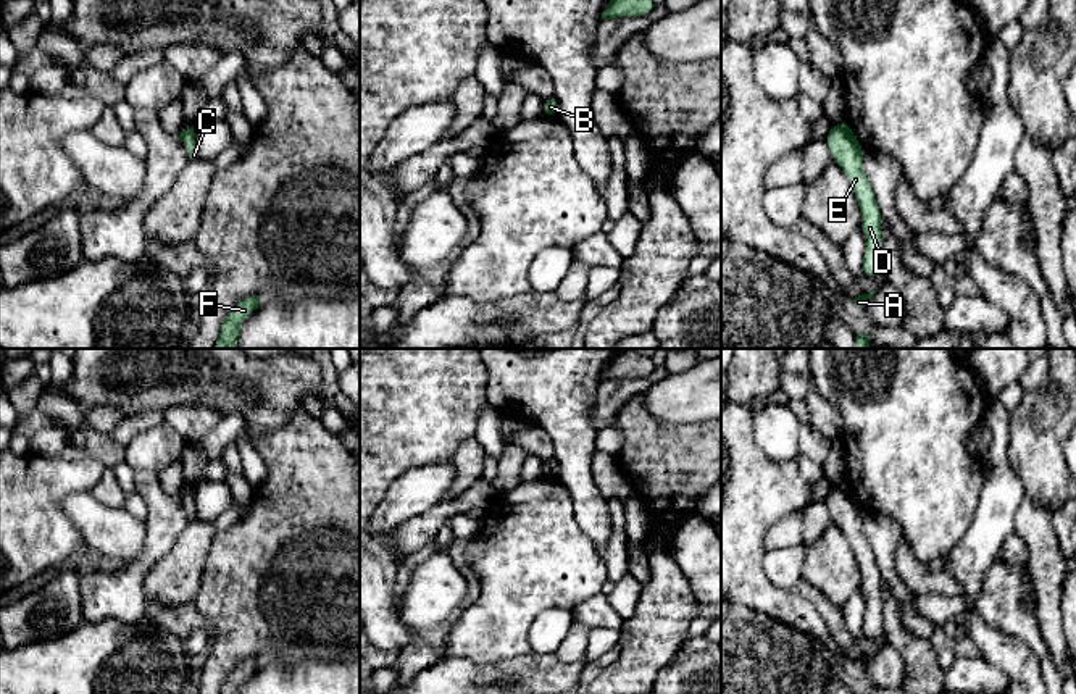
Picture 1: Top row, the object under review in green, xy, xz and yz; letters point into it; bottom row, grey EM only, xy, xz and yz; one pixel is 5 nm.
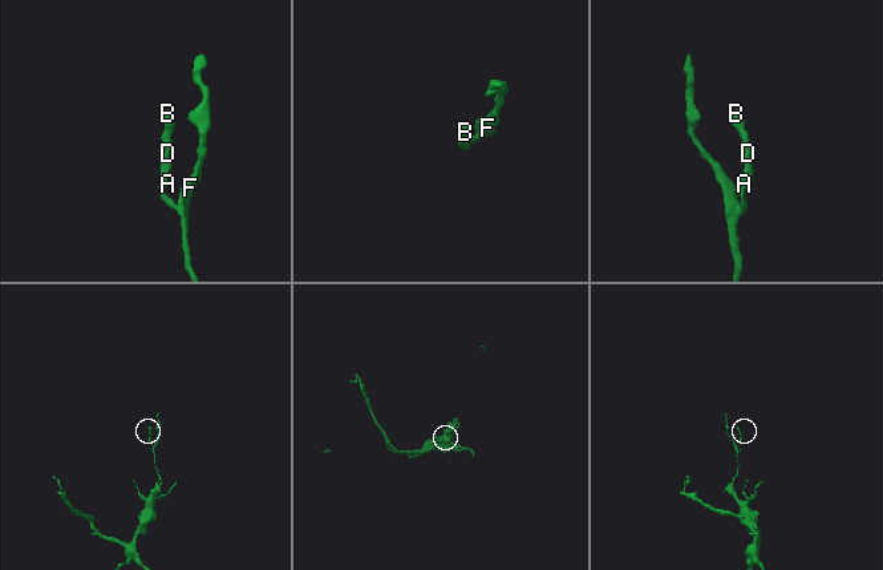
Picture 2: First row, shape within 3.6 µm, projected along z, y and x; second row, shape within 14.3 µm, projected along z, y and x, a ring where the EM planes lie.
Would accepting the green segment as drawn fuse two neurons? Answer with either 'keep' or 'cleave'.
keep

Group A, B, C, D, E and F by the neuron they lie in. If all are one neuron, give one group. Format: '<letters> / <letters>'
A B C D E F

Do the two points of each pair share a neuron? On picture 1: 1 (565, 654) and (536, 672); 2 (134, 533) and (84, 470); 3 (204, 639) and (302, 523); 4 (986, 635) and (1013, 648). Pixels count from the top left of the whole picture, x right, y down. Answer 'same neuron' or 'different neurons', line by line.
1: different neurons
2: different neurons
3: different neurons
4: same neuron

